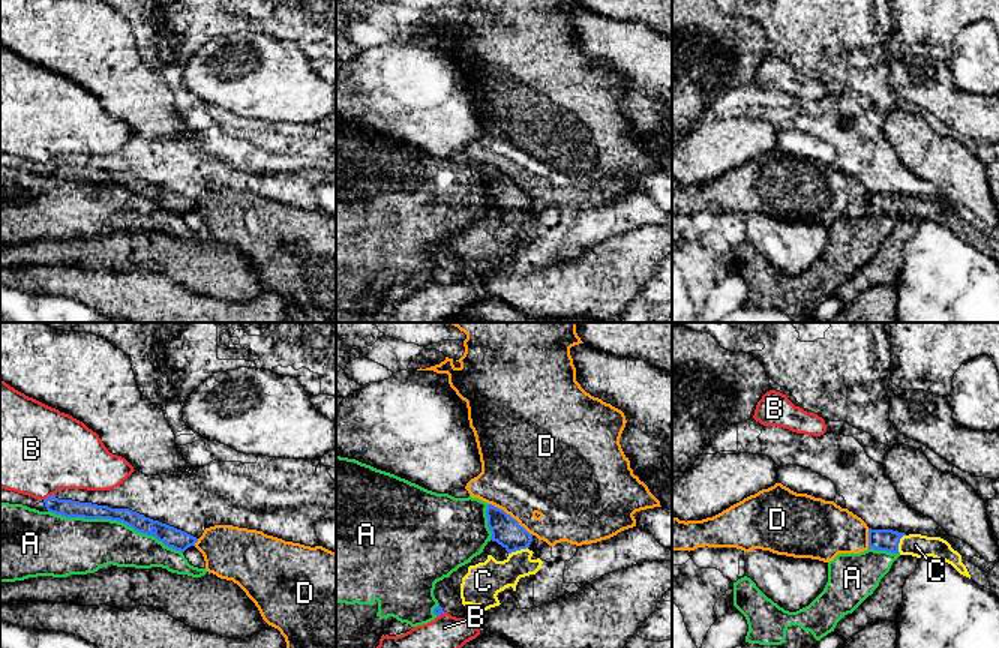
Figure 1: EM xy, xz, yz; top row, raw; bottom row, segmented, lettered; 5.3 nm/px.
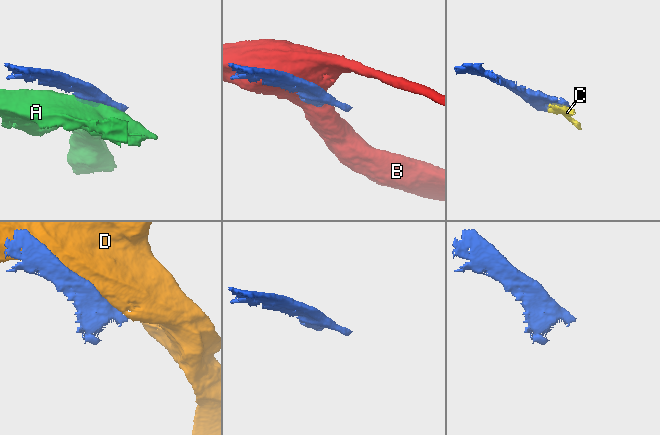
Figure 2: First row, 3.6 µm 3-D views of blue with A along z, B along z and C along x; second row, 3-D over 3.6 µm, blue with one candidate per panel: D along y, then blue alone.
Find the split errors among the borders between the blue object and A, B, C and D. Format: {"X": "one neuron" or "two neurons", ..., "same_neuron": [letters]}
{"A": "two neurons", "B": "two neurons", "C": "one neuron", "D": "two neurons", "same_neuron": ["C"]}

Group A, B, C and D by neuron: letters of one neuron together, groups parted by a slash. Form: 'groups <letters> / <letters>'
groups A / B / C / D

